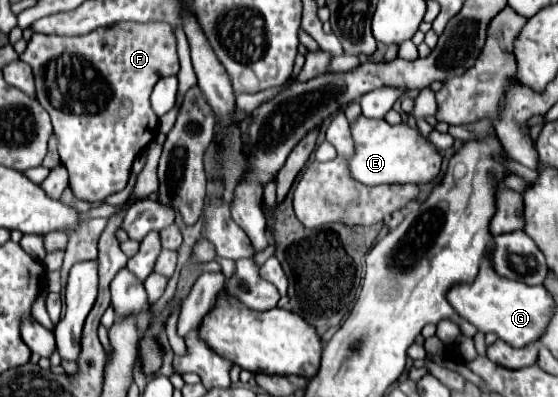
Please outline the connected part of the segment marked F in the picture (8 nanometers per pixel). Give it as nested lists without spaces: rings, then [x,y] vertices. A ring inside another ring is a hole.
[[[117,22],[115,26],[107,26],[103,30],[93,30],[89,34],[83,36],[47,36],[47,34],[33,34],[25,52],[21,54],[21,60],[27,62],[33,68],[35,74],[35,86],[37,86],[37,100],[41,102],[41,106],[51,114],[53,120],[53,128],[55,134],[59,136],[59,154],[61,154],[61,164],[67,168],[69,172],[69,188],[73,190],[73,196],[81,202],[103,202],[107,196],[121,192],[127,186],[129,180],[129,172],[131,172],[131,164],[137,158],[137,154],[147,148],[147,144],[155,138],[155,132],[159,129],[159,119],[155,116],[155,112],[151,110],[151,90],[157,82],[157,78],[165,78],[165,76],[173,76],[179,72],[179,58],[177,58],[177,42],[175,42],[175,34],[171,30],[171,26],[163,26],[163,22],[149,22],[149,24],[139,24],[139,22]],[[57,98],[59,106],[55,106],[51,100]]]

